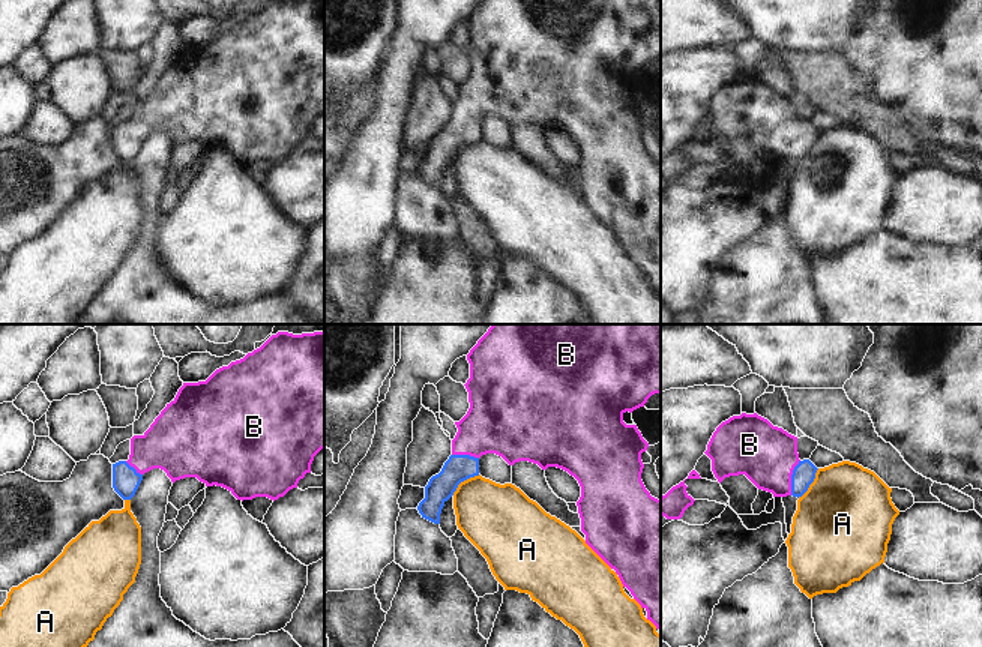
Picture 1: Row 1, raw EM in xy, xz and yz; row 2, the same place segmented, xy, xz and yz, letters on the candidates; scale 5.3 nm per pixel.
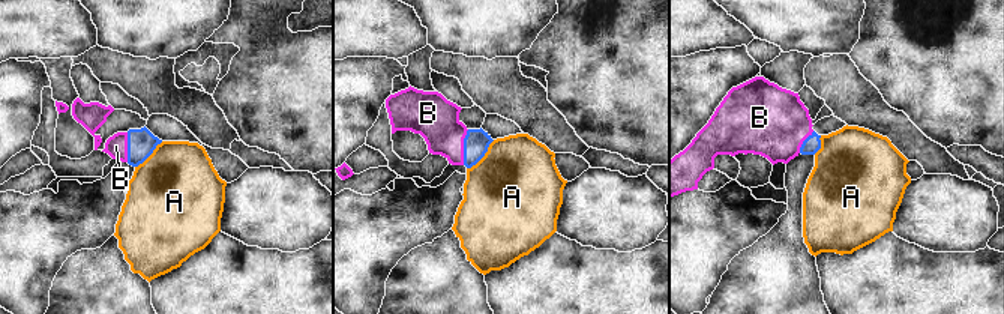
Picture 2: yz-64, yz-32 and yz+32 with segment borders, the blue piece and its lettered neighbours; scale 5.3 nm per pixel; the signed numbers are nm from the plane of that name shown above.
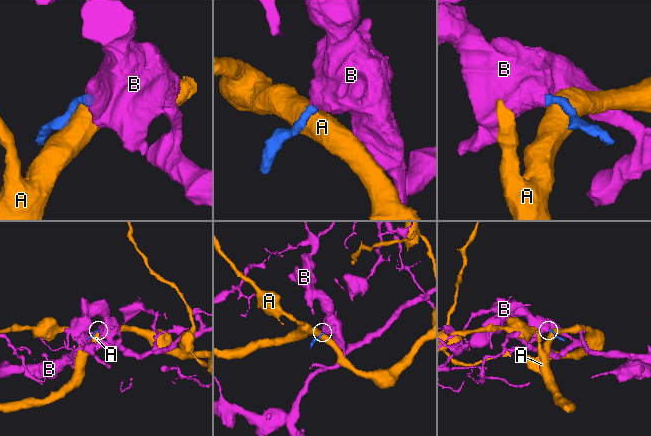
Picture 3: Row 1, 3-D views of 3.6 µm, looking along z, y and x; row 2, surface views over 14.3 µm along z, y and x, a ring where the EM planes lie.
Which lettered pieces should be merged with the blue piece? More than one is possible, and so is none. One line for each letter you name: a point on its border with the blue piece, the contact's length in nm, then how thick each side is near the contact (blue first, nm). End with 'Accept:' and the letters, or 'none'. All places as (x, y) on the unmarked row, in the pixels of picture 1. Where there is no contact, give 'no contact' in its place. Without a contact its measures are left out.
B: meets blue in yz at (792, 141); contact 200 nm long; 120 nm thick on the blue side, 320 nm on the other
Accept: B

